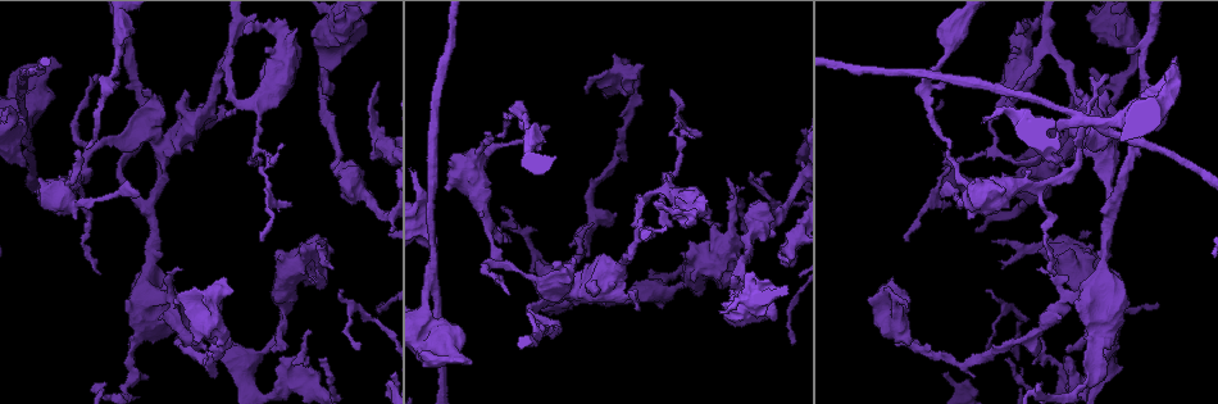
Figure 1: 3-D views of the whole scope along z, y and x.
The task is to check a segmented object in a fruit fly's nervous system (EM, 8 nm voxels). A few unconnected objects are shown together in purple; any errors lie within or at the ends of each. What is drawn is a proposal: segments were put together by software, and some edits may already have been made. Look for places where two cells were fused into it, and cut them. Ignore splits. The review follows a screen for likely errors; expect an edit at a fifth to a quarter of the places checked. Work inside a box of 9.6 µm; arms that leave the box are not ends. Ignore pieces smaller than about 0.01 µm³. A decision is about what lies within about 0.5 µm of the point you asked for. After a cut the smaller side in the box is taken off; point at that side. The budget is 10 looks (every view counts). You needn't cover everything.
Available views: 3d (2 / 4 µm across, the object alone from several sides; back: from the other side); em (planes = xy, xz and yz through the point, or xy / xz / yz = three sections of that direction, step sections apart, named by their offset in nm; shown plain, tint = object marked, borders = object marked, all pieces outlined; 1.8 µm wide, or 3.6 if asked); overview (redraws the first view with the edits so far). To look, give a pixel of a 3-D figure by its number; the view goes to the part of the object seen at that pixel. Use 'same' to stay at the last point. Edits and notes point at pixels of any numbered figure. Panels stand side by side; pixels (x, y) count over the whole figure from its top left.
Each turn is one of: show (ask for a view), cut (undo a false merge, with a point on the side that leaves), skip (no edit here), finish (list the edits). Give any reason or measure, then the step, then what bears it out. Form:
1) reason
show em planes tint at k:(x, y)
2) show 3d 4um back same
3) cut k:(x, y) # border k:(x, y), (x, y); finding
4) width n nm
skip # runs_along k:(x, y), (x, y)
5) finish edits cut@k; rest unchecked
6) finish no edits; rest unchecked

three-way junction
show 3d 2um at 1:(634, 240)

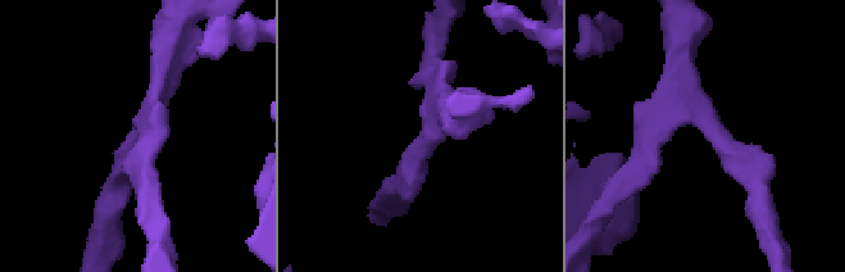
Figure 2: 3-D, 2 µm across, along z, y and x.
arms 3; arm_widths 160, 200, 240 nm
show em planes tint at 2:(709, 132)

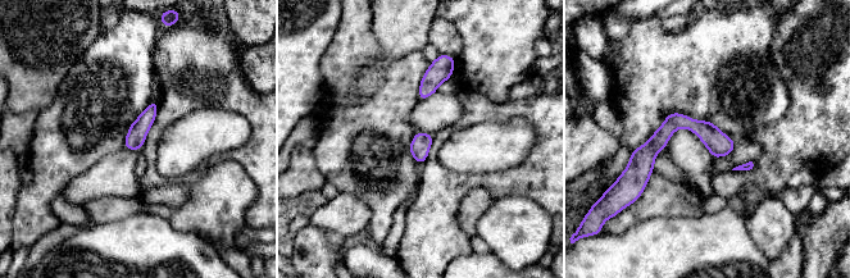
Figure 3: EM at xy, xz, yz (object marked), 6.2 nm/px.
skip # runs_along 3:(731, 144), (674, 123), (633, 159); one cell here

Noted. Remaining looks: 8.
four-way junction
show 3d 4um at 1:(429, 265)

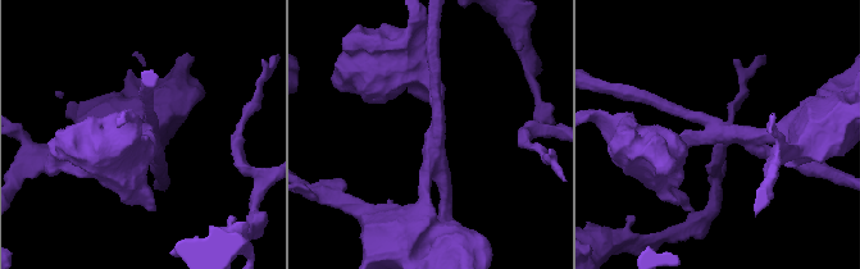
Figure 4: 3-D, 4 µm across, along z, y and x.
arms 4
show em planes borders at 4:(149, 132)

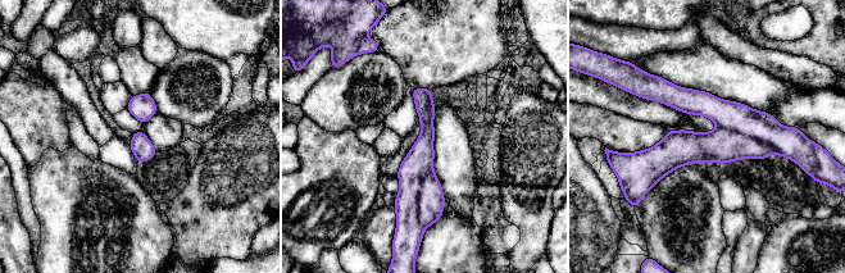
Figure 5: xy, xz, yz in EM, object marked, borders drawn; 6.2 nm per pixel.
cut 5:(431, 199) # part_leaving 5:(648, 95), (746, 119), (786, 154); two cells meet here

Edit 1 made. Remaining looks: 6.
thin arm on a thick one
show 3d 4um at 1:(659, 188)

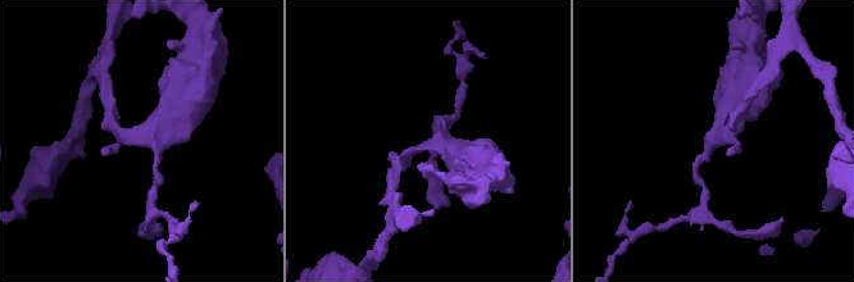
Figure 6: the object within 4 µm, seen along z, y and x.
shape alone is not enough
show em planes borders at 6:(146, 139)

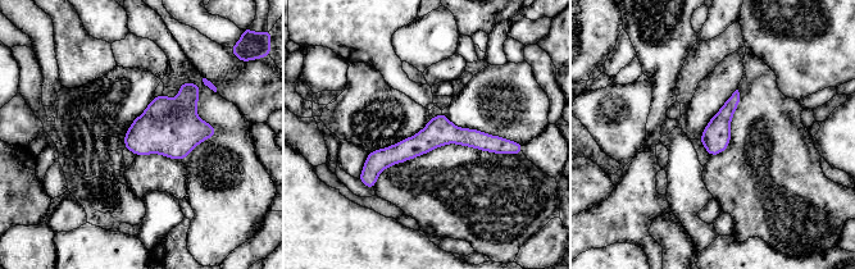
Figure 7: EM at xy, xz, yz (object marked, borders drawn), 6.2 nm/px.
skip # all the same cell

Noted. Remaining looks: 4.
three-way junction
show em planes tint at 1:(1071, 382)

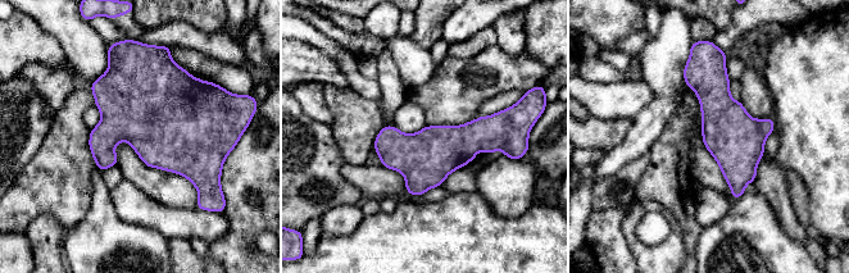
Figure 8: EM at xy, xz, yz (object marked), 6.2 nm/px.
skip # one cell here

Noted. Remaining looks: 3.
finish edits cut@5; rest unchecked

